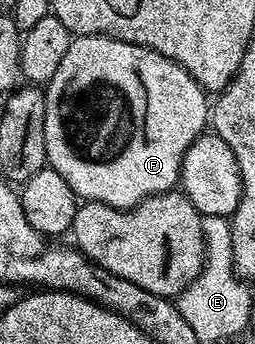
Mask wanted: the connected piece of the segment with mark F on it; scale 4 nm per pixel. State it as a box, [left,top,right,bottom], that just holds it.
[44,35,210,211]

